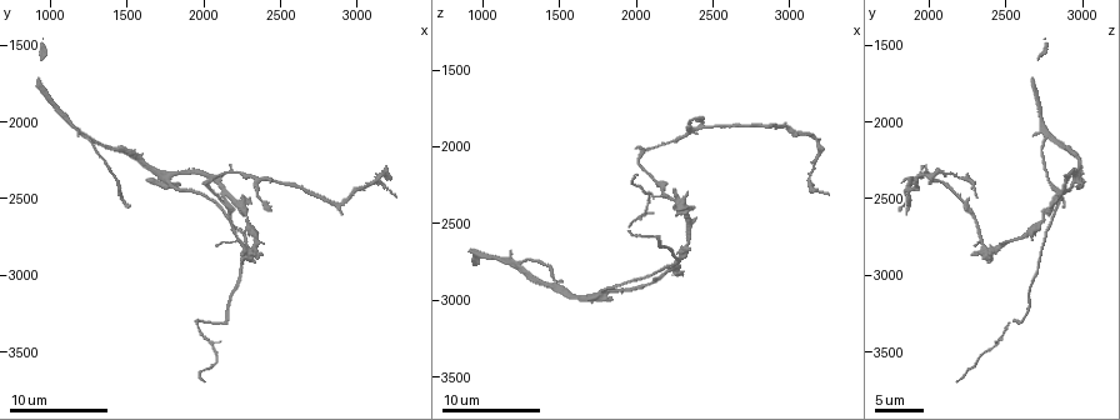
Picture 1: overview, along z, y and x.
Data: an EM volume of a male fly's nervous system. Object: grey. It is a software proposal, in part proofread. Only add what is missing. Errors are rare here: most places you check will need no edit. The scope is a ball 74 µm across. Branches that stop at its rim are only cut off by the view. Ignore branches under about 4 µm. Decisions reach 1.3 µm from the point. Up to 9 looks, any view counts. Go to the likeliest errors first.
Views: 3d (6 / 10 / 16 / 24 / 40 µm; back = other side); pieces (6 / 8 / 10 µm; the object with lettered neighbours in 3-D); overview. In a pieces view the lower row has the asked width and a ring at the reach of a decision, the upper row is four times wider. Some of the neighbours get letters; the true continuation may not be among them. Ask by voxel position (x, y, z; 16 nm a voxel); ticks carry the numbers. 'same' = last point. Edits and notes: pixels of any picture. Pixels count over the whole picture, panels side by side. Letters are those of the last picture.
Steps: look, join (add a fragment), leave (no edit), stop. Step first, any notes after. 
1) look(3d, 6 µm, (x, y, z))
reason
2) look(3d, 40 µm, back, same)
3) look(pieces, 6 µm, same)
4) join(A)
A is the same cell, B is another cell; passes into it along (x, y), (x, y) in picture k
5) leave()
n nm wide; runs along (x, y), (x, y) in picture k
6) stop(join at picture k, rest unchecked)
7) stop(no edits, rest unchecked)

look(pieces, 6 µm, (1500, 2560, 2880))
free end

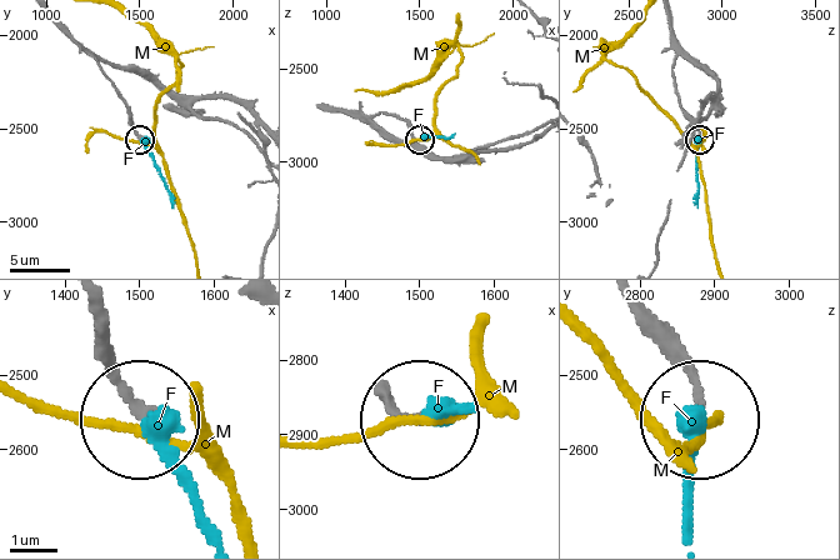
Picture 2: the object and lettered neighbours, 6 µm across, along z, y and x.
join(F)
F is the same cell, M is another cell; passes into it along (125, 106), (173, 206) in picture 2; the cell continues

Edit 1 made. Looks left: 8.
look(overview)

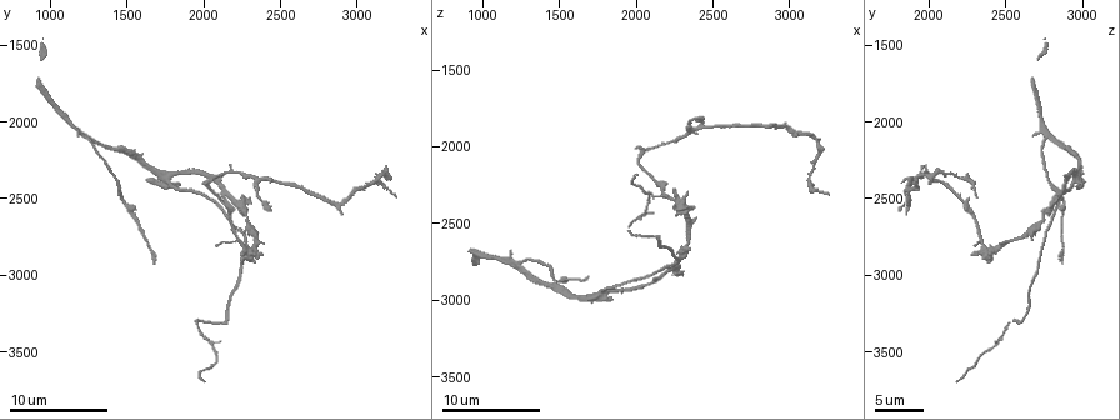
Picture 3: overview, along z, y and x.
look(pieces, 10 µm, (1680, 2900, 2860))
thin end

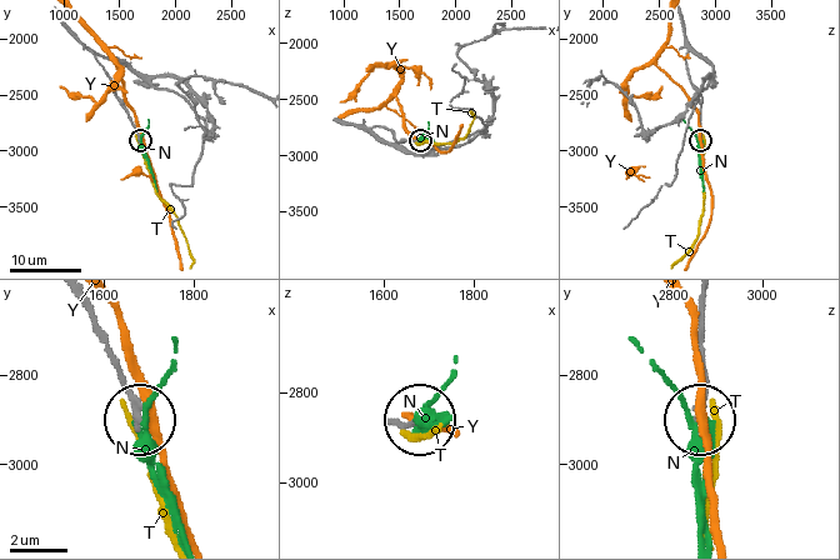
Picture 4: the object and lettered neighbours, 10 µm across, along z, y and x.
leave()
180 nm wide; N, T and Y are other cells; none of them fits

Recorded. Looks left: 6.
look(3d, 10 µm, (2440, 2580, 1820))
branch stops here

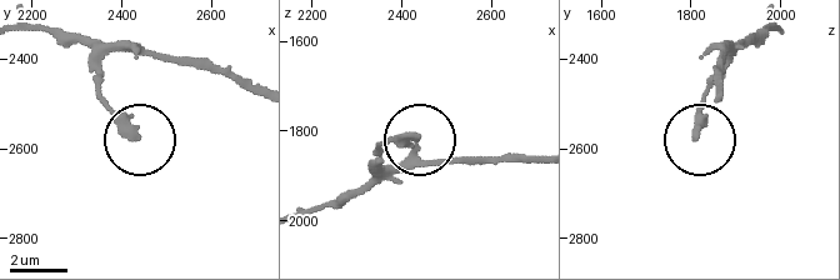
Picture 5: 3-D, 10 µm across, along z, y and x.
look(pieces, 10 µm, (2430, 2575, 1810))

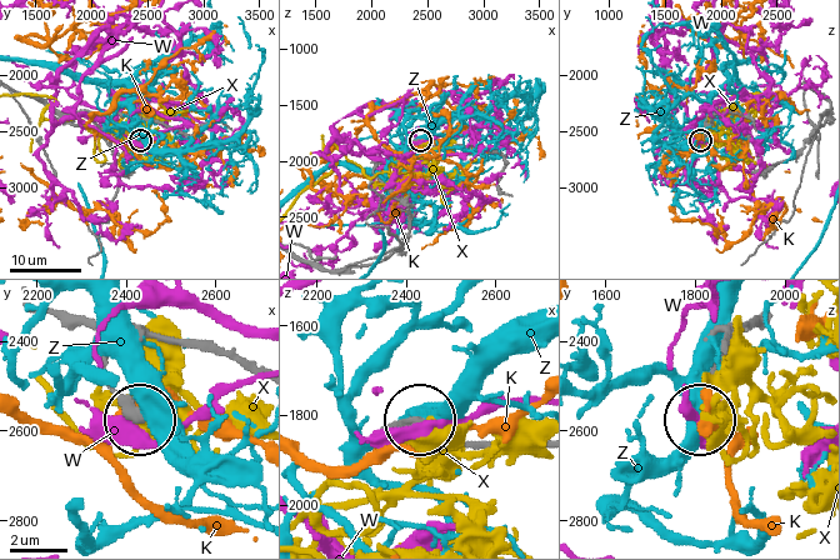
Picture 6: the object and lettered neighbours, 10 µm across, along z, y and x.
leave()
K, W, X and Z are other cells; none of them fits

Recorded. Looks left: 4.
look(pieces, 6 µm, (2240, 2840, 2300))
free end

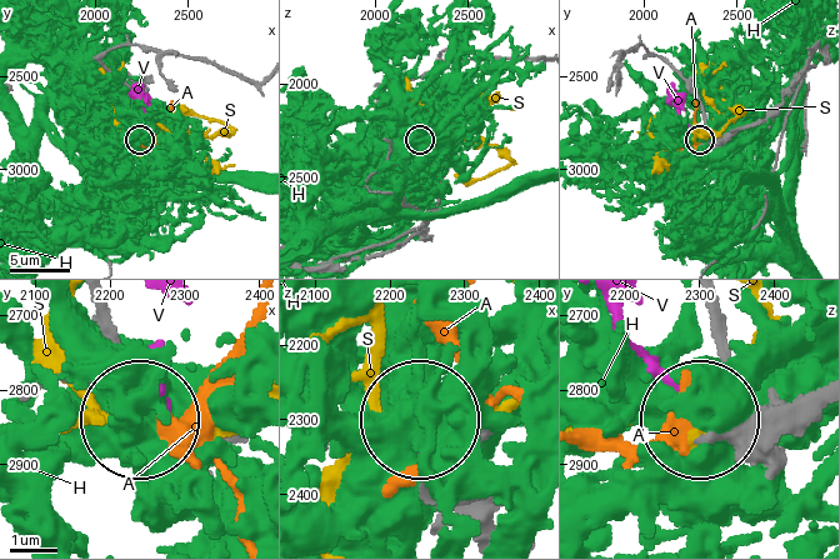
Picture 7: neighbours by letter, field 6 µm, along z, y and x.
leave()
A, H, S and V are other cells; no lettered fragment goes on from it

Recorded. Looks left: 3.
stop(join at picture 2, rest unchecked)

